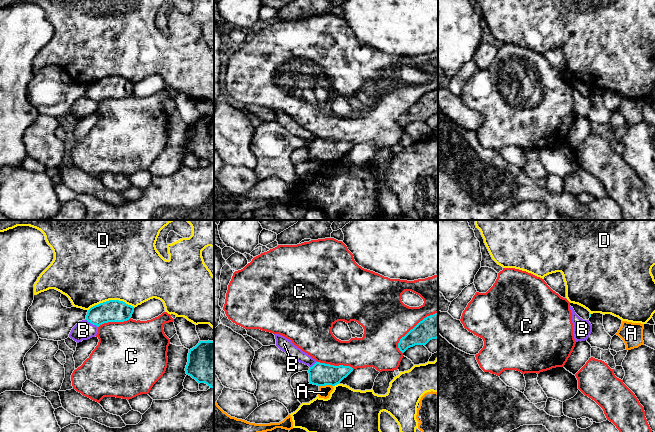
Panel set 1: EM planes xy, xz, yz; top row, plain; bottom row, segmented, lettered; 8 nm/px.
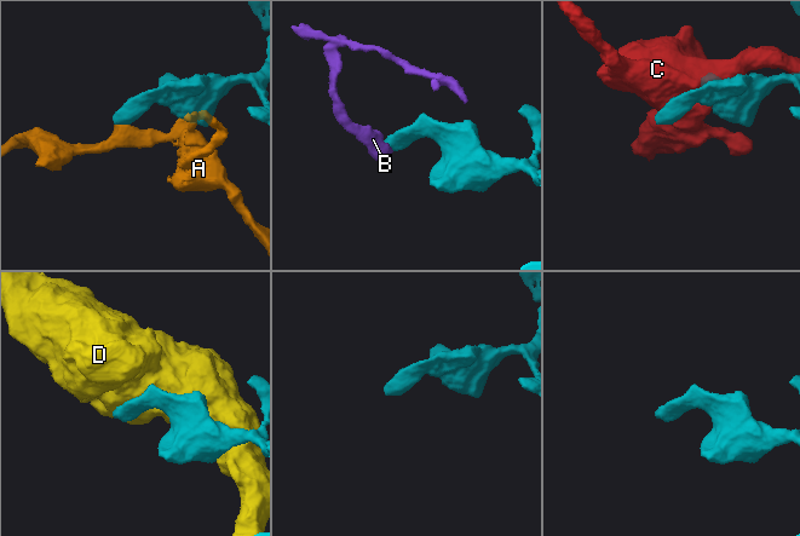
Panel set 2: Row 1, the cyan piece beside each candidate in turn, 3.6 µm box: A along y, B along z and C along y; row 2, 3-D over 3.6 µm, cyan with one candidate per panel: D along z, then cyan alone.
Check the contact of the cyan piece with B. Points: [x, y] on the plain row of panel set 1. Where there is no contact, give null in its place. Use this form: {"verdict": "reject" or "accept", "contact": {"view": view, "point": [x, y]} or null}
{"verdict": "reject", "contact": {"view": "xy", "point": [91, 99]}}

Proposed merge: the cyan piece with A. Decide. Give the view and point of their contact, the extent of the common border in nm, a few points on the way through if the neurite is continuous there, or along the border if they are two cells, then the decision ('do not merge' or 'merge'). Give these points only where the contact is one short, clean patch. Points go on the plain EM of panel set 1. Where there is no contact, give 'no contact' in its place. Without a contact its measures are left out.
meets cyan in xz at (325, 160); contact 110 nm long; border along xz (332, 161), (321, 161), (319, 163); do not merge

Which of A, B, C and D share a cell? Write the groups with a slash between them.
A B / C / D

